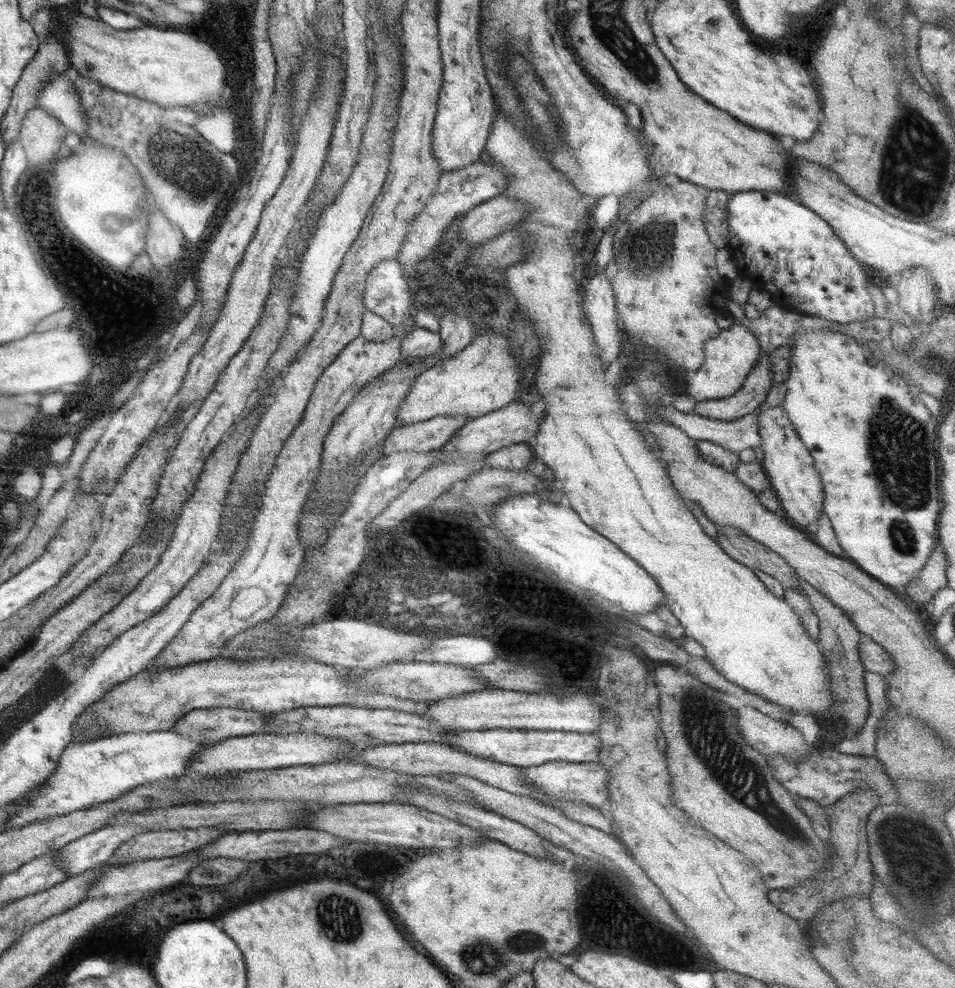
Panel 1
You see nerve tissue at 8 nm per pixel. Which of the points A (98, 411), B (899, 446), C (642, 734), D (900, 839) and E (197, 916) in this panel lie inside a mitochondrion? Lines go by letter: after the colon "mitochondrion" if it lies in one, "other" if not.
A: other
B: mitochondrion
C: other
D: mitochondrion
E: other

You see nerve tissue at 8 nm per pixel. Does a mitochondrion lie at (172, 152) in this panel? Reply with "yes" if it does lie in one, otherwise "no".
yes

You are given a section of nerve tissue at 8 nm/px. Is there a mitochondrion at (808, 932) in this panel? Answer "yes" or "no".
no

